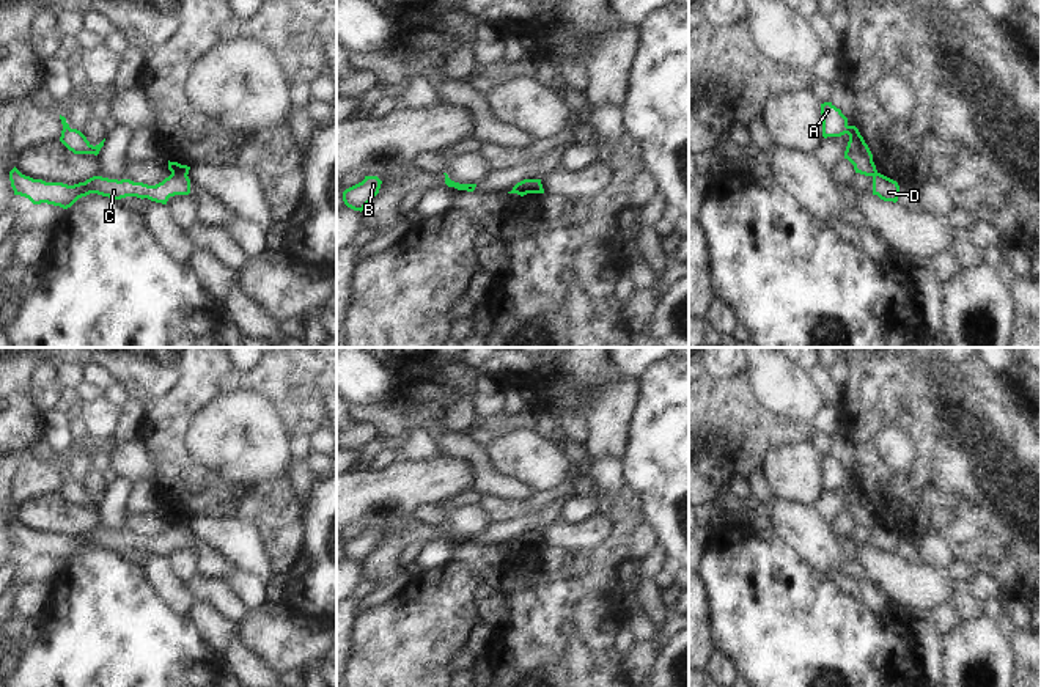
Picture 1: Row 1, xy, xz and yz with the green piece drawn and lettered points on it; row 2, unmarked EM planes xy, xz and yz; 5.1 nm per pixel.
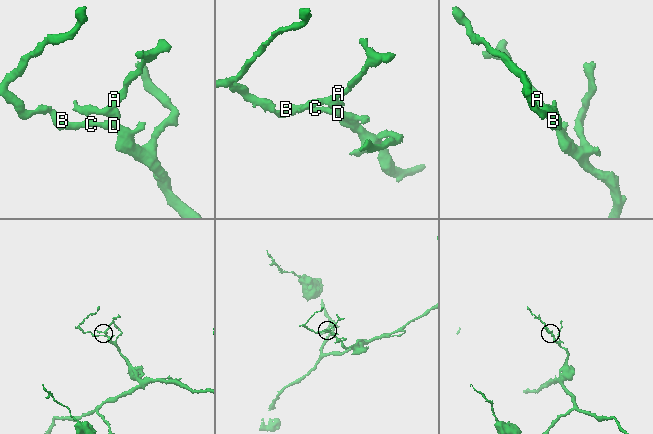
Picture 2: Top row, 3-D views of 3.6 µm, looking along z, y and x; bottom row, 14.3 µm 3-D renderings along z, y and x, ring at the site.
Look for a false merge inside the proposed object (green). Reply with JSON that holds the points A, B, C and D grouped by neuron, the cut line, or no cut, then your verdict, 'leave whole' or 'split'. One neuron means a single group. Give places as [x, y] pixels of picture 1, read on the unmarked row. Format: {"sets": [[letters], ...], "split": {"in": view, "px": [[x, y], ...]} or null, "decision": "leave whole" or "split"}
{"sets": [["A"], ["B", "C", "D"]], "split": {"in": "xy", "px": [[172, 524], [186, 527]]}, "decision": "split"}

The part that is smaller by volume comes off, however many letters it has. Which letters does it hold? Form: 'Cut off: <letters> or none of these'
Cut off: A

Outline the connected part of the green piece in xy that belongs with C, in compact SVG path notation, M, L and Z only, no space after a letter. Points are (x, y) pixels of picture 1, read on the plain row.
M14 519L9 524L9 533L14 547L25 549L33 557L47 555L63 561L71 560L79 550L90 546L97 546L113 552L121 552L126 549L137 549L142 552L148 550L162 557L167 557L170 549L190 546L190 531L182 525L171 525L156 538L134 535L131 531L109 531L102 528L93 528L85 535L68 538L63 535L46 535L42 531L33 531L22 527Z

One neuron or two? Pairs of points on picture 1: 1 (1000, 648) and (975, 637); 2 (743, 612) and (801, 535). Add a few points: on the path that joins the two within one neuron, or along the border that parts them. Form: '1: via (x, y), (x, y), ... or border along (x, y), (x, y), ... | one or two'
1: via (994, 648), (986, 648), (982, 643) | one
2: border along (776, 533), (818, 573) | two

